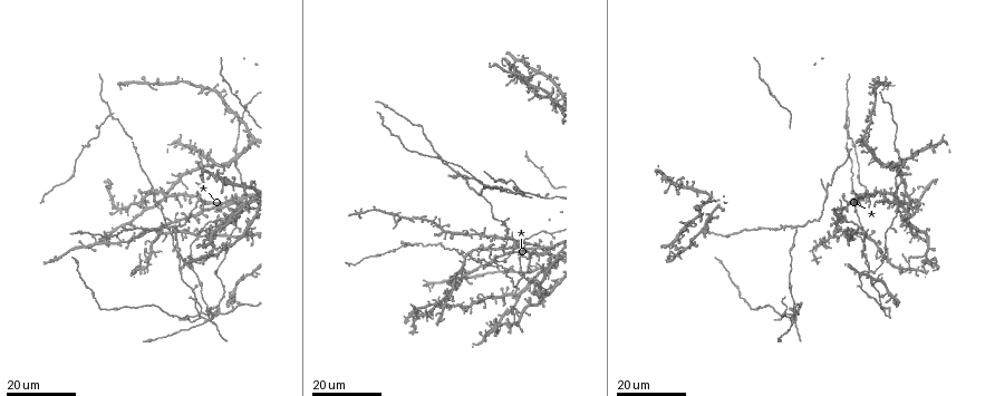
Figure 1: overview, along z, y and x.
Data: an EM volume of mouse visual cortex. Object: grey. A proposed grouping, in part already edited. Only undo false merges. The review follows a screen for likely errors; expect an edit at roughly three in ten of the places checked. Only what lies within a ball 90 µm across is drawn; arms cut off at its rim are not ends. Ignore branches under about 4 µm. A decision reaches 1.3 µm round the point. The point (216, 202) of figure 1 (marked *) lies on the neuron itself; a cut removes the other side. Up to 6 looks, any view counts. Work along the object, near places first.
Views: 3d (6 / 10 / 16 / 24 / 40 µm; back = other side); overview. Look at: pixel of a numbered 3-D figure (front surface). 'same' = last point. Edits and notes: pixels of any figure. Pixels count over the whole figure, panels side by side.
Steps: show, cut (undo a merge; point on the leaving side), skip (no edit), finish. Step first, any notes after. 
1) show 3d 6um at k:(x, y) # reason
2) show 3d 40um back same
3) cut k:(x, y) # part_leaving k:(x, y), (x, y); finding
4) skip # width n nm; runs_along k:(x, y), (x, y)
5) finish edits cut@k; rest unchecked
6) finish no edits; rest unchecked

show 3d 16um at 1:(844, 220) # small branch off a trunk

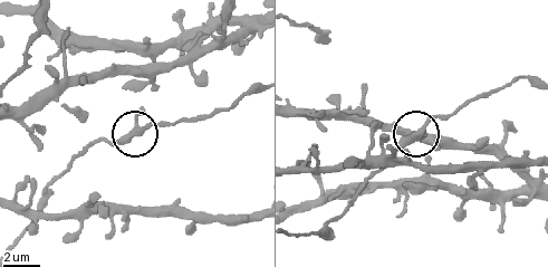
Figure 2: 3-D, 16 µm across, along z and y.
show 3d 6um at 2:(137, 131)

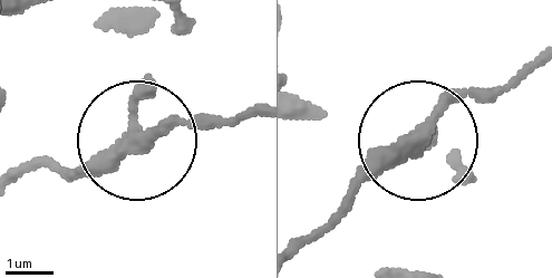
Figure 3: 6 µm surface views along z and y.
skip # runs_along 3:(455, 170), (423, 134), (455, 102), (511, 78); all the same neuron

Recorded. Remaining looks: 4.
show 3d 24um at 1:(796, 231) # looks like a crossing

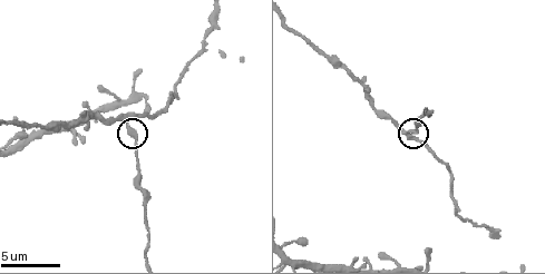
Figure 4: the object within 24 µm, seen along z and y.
show 3d 10um at 4:(409, 131)

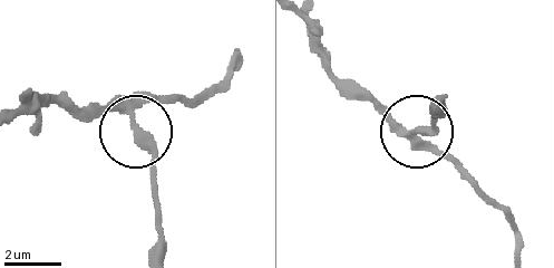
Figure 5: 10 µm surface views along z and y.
cut 5:(98, 106) # width 270 nm; part_leaving 5:(407, 133), (338, 75), (294, 12); two neurons meet here

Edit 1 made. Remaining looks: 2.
show 3d 24um at 1:(548, 234) # thick turns thin

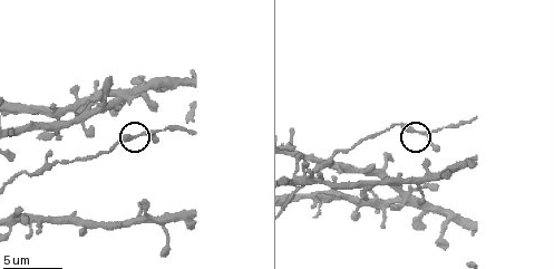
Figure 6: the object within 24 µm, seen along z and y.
show 3d 10um at 6:(423, 133)

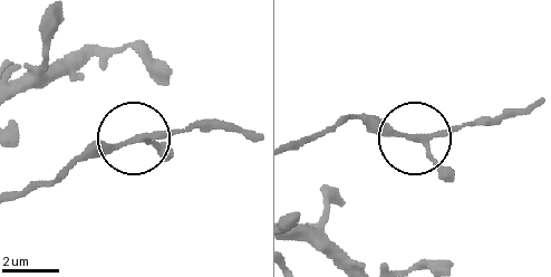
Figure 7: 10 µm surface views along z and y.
skip # runs_along 7:(16, 193), (137, 136), (214, 129); one neuron here

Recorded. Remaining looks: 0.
finish edits cut@5; rest unchecked

